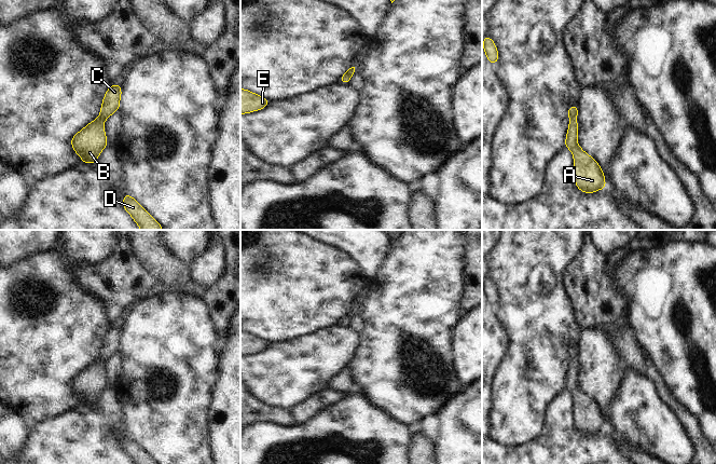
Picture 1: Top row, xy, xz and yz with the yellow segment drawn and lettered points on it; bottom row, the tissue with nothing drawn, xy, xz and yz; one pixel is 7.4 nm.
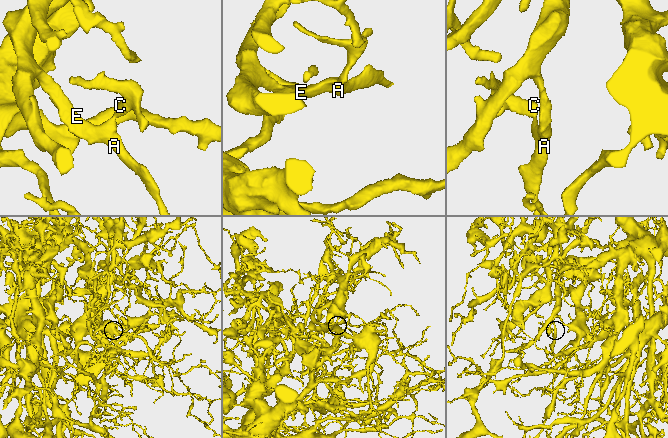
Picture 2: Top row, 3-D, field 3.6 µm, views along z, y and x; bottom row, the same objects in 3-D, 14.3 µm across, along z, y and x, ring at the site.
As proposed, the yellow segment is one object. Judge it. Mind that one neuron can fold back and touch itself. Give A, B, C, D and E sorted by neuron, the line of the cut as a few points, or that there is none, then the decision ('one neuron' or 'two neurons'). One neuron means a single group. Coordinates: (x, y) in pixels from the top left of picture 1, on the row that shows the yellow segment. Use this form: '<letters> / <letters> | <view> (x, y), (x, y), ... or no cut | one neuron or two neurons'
A B C D E | no cut | one neuron

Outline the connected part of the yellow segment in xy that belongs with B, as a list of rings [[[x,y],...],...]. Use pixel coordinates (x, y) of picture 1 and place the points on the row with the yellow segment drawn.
[[[120,84],[111,85],[102,99],[99,118],[88,123],[72,137],[70,144],[75,153],[82,158],[82,163],[95,163],[100,152],[107,147],[104,121],[119,110],[121,95]]]

